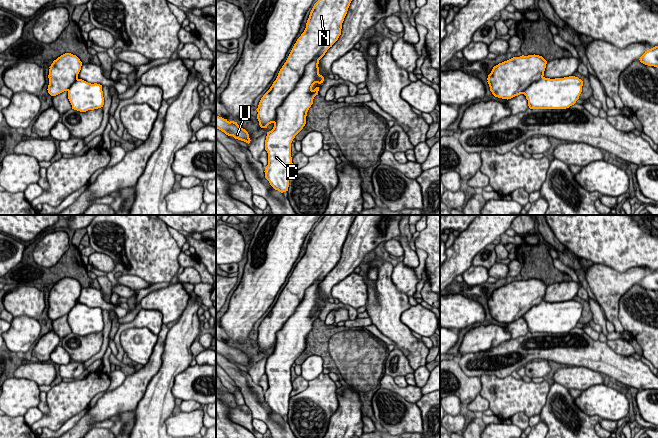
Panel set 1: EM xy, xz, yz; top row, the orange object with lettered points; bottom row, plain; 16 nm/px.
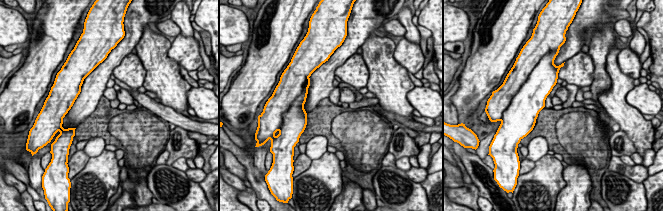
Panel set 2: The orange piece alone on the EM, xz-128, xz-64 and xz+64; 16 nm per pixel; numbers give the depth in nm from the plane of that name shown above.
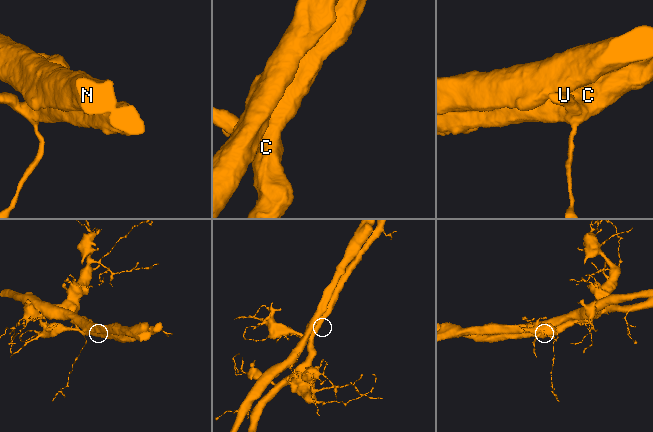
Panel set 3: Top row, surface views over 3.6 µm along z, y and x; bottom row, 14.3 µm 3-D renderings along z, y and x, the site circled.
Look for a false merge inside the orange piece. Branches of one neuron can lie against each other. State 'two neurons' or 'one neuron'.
two neurons

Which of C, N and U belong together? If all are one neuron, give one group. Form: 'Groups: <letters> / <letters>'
Groups: C U / N

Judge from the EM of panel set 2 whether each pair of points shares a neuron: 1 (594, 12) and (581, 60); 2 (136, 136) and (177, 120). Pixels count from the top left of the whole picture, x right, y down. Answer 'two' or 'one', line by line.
1: two
2: two

